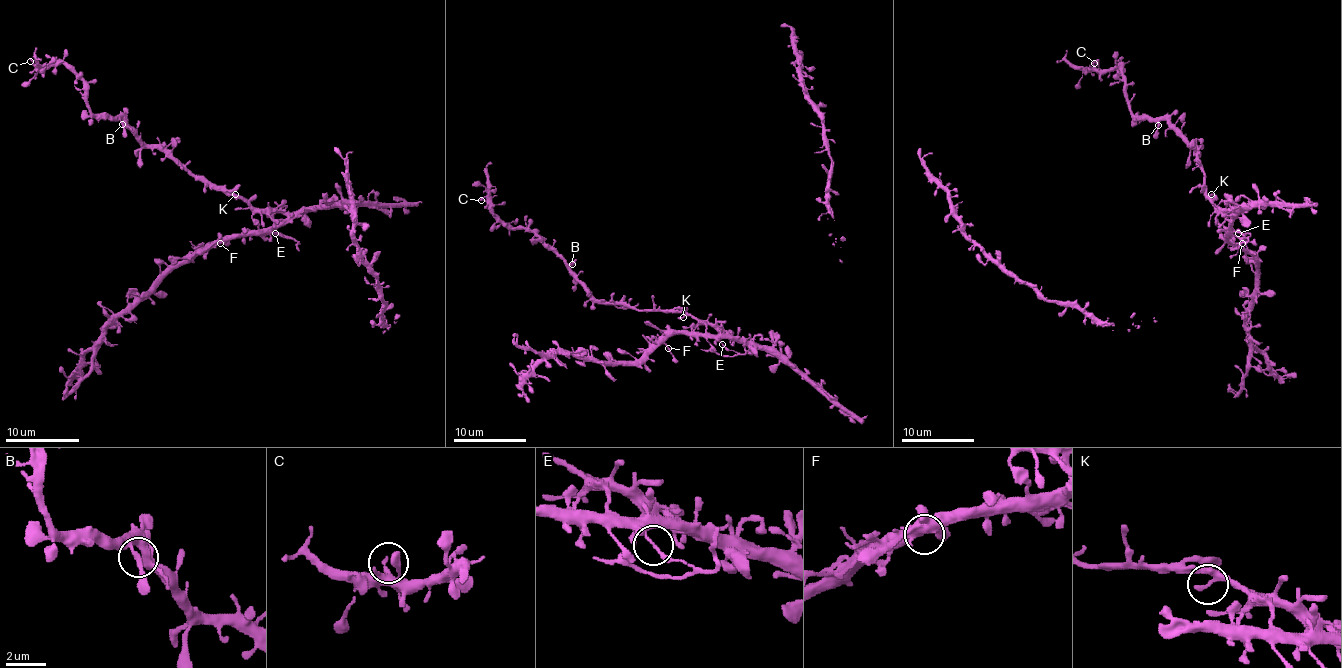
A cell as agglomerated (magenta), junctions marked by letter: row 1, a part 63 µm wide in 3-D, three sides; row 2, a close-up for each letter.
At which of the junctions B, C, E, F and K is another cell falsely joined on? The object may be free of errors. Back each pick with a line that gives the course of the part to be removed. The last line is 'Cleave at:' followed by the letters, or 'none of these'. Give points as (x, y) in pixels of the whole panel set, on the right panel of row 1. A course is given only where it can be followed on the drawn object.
E: course (1238, 232), (1247, 238), (1251, 234), (1243, 232)
Cleave at: E

